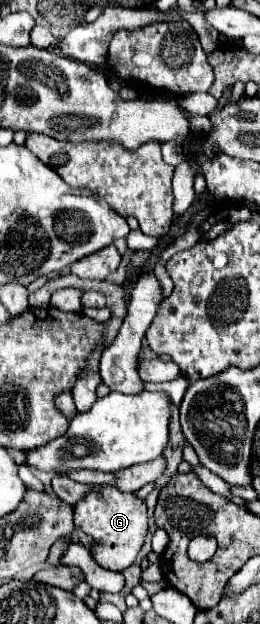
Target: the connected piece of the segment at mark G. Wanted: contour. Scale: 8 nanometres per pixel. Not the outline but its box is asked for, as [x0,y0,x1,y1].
[73,485,149,571]

